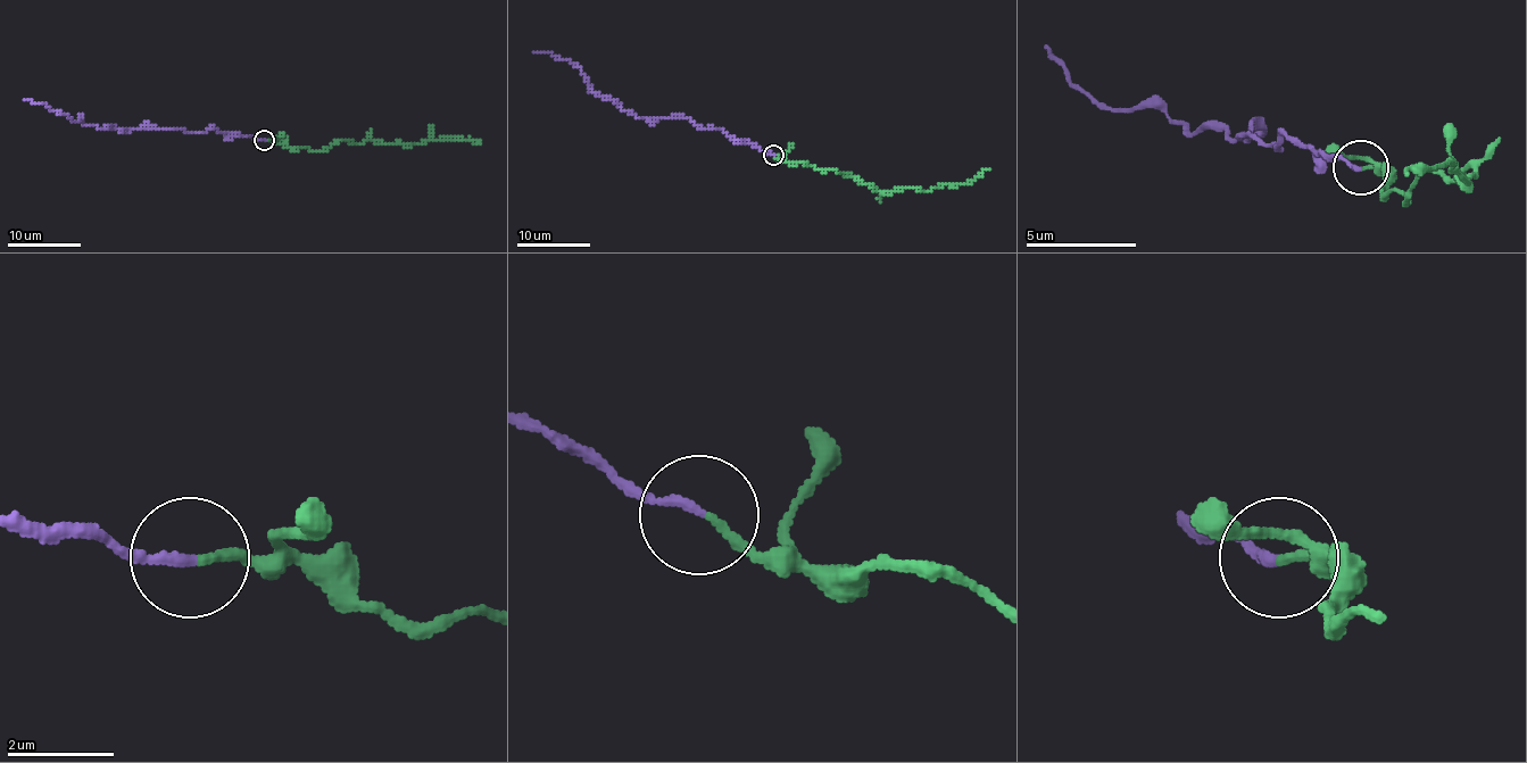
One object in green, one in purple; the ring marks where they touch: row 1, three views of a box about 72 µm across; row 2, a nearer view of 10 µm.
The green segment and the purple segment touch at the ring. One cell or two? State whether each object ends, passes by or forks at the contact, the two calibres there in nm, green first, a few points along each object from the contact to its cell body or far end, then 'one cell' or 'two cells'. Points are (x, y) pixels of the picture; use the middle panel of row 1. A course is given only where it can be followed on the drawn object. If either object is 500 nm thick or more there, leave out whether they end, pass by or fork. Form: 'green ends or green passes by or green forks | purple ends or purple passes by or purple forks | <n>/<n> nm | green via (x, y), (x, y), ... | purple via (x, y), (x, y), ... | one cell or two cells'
green ends | purple ends | 160/180 nm | green via (773, 156), (819, 169), (836, 169), (881, 192), (970, 183), (990, 169) | purple via (773, 156), (679, 115), (637, 118), (597, 96), (582, 72), (553, 54), (534, 51) | one cell

